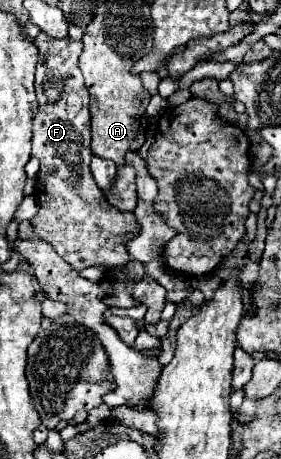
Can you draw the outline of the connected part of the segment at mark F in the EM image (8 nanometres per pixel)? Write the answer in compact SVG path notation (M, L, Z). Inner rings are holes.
M40 33L34 39L40 59L36 65L36 97L40 109L34 117L34 137L32 137L32 155L40 161L40 171L36 179L36 199L38 213L34 219L20 225L22 237L40 237L54 247L54 251L72 267L108 267L108 269L124 269L128 263L128 251L122 245L122 237L136 229L136 219L132 213L122 213L112 207L102 191L98 189L92 173L90 173L90 95L84 85L84 77L78 69L78 57L82 51L80 41L72 41L70 37L52 39L46 33Z

